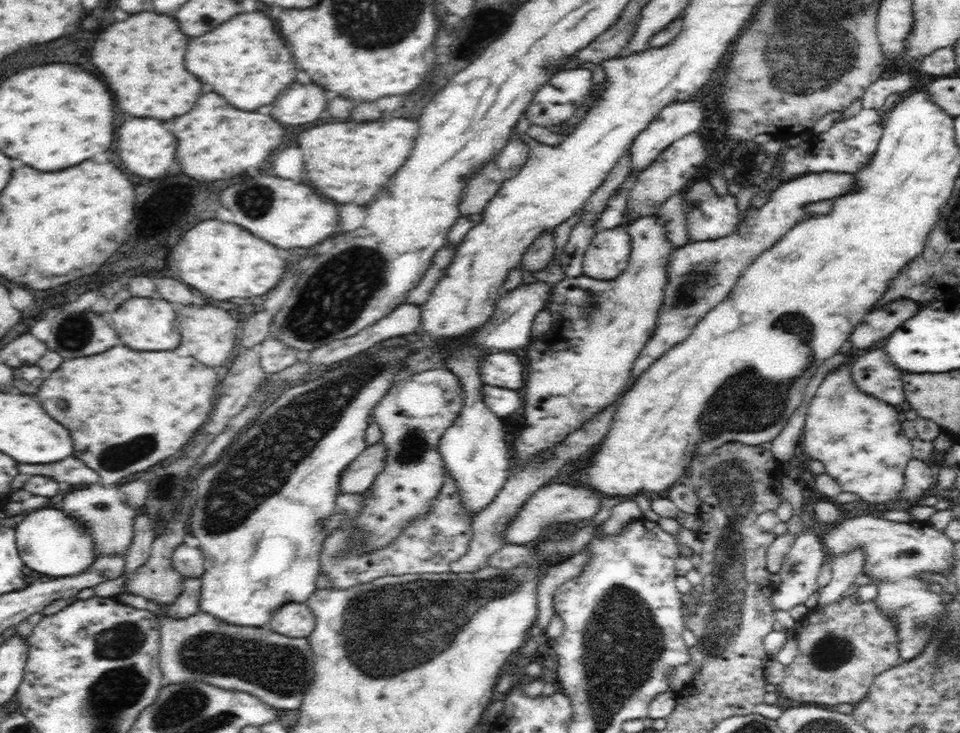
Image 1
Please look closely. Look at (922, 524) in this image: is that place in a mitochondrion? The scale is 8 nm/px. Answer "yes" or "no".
no

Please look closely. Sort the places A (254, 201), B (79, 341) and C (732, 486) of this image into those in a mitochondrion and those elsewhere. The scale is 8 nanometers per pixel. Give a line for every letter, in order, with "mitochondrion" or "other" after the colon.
A: mitochondrion
B: mitochondrion
C: mitochondrion

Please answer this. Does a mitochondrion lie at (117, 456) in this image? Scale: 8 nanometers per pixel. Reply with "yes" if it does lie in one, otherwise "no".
yes

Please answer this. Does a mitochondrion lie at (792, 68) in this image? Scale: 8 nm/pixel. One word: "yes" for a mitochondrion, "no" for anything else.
yes

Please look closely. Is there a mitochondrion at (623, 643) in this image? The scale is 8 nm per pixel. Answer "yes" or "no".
yes

